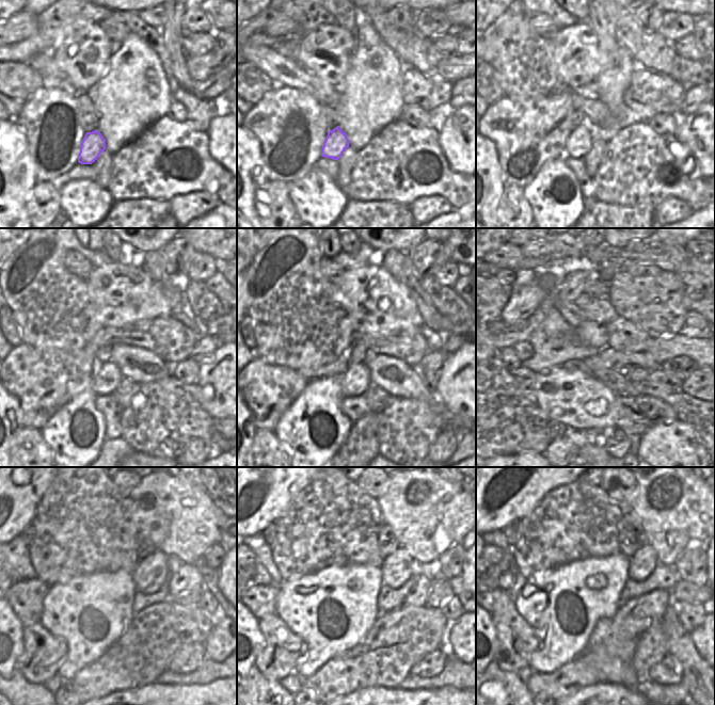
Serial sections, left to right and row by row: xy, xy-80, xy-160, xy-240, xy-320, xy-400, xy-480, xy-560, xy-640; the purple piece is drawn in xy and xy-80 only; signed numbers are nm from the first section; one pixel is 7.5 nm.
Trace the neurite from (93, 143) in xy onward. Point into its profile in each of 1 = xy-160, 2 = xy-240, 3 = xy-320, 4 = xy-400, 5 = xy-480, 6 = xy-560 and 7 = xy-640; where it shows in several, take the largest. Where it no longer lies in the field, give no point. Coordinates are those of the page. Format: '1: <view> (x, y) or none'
1: xy-160 (580, 142)
2: xy-240 (109, 375)
3: xy-320 (355, 380)
4: xy-400 (612, 345)
5: xy-480 (148, 576)
6: xy-560 (396, 567)
7: xy-640 (641, 564)

